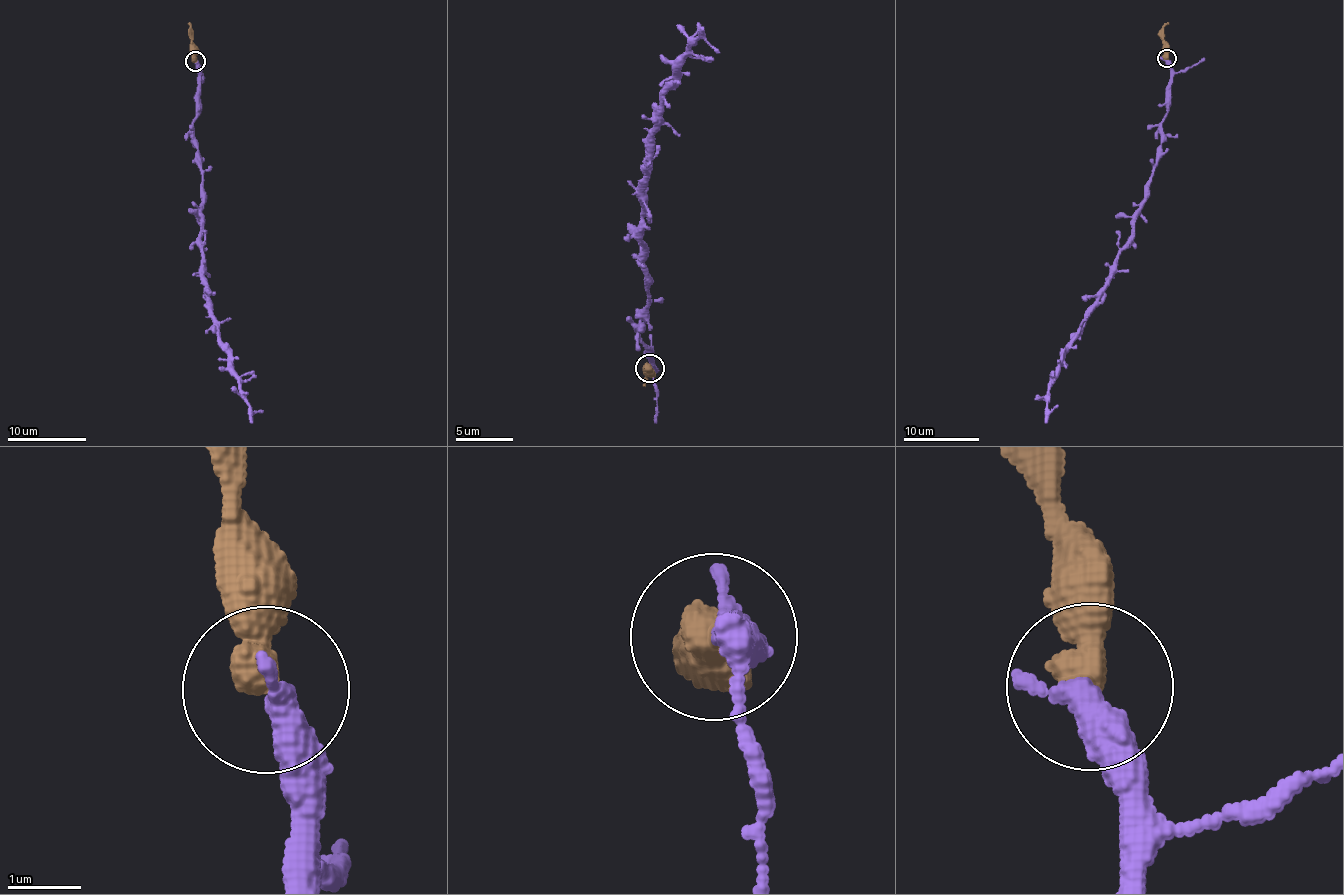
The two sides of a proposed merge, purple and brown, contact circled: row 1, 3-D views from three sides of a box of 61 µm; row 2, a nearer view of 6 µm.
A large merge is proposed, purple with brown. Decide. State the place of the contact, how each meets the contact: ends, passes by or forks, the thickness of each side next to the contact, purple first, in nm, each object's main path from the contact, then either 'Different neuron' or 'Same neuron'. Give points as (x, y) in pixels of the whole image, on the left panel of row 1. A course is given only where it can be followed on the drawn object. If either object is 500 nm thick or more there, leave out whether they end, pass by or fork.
Place: (195, 61). At the ring purple ends. At the ring brown ends. Thickness 460 nm (purple) against 480 nm. Course of purple: (196, 60), (199, 113), (192, 127), (202, 169), (202, 279), (239, 395), (251, 410), (263, 411). Course of brown: (194, 61), (189, 23). Same neuron

